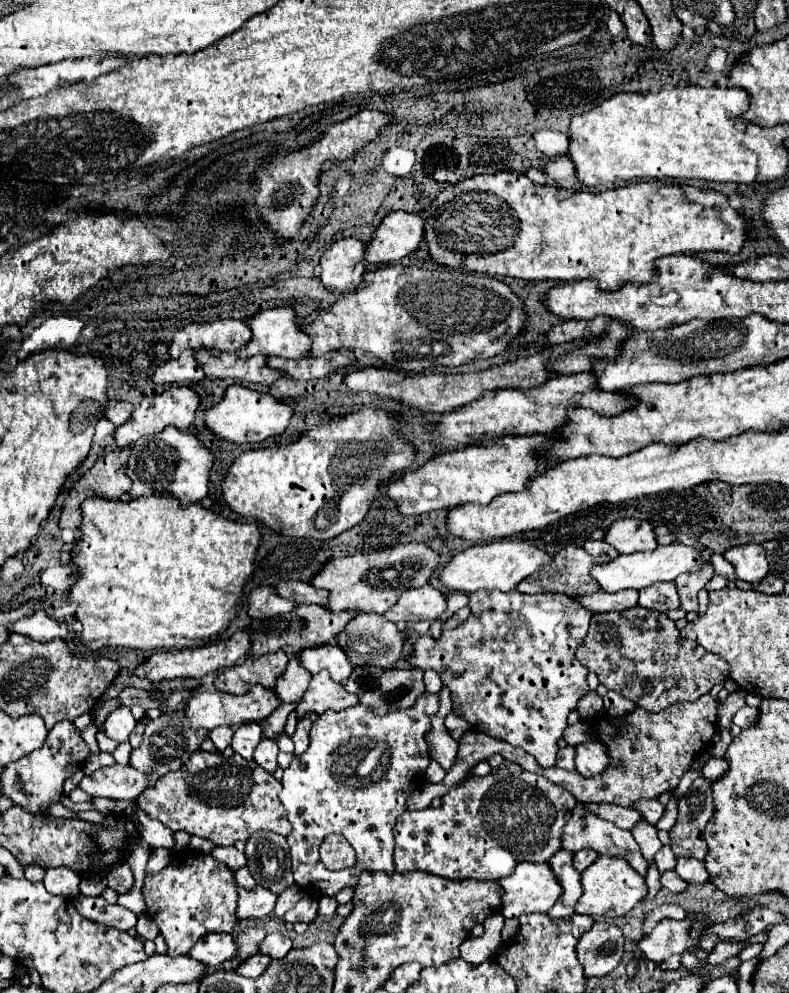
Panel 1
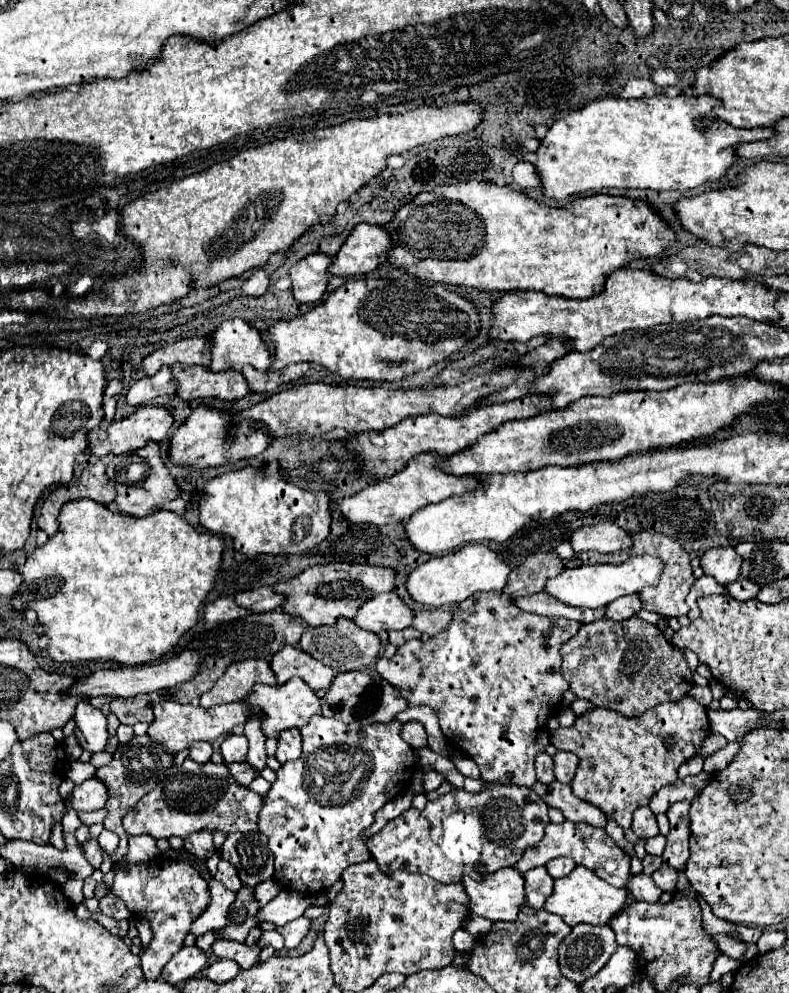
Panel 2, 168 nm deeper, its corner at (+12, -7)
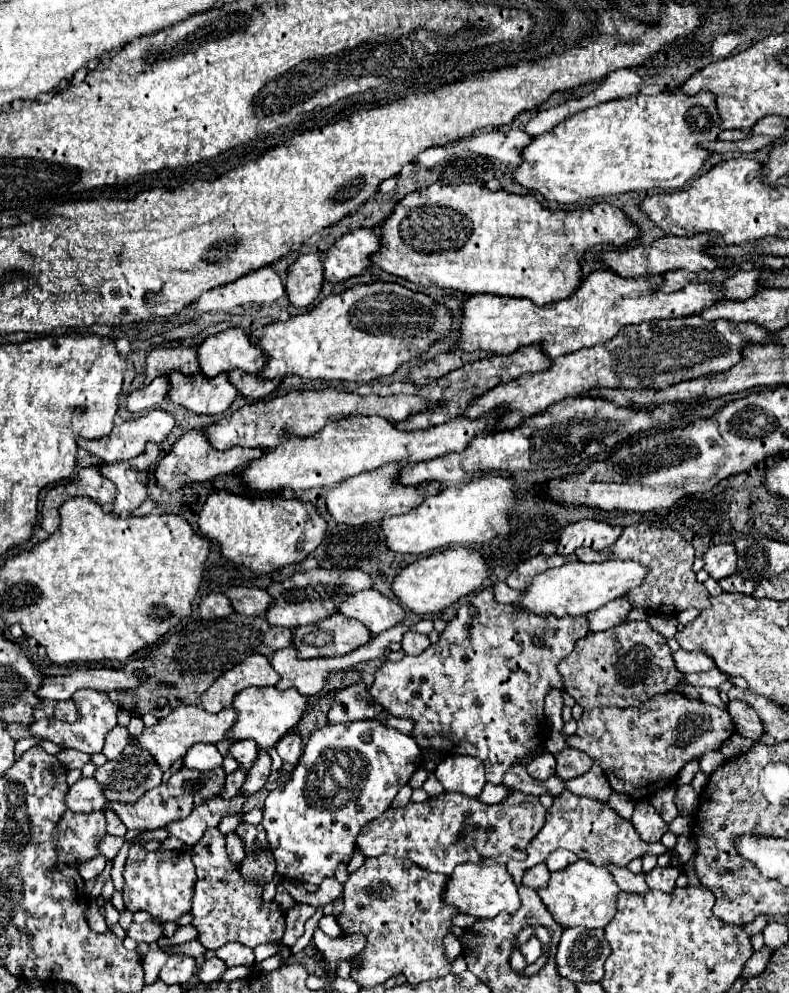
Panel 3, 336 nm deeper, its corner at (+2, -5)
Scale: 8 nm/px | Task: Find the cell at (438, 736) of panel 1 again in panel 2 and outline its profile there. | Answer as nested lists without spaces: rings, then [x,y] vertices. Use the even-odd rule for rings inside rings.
[[[418,721],[406,723],[406,725],[402,727],[402,733],[400,733],[400,735],[402,735],[402,739],[404,739],[410,747],[414,747],[414,749],[422,749],[422,747],[428,745],[428,733],[426,733],[424,725],[418,723]]]

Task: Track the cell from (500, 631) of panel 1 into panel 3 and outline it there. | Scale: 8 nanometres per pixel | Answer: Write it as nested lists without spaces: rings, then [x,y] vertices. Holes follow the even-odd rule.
[[[486,587],[484,591],[480,591],[478,595],[474,595],[468,603],[460,605],[460,609],[456,611],[456,617],[448,621],[448,627],[446,631],[440,635],[440,641],[430,645],[424,653],[420,655],[404,655],[402,661],[398,663],[392,663],[392,661],[384,661],[378,671],[376,671],[376,679],[374,683],[370,685],[370,695],[372,695],[372,701],[378,703],[388,715],[394,715],[394,717],[402,717],[402,719],[412,719],[414,721],[414,731],[412,731],[412,737],[414,741],[418,743],[420,749],[426,749],[426,751],[436,751],[436,753],[442,753],[442,755],[472,755],[472,757],[478,757],[482,763],[484,763],[484,769],[486,769],[486,779],[494,785],[502,785],[502,779],[504,779],[504,773],[508,771],[508,767],[512,767],[512,763],[516,759],[524,759],[524,763],[528,763],[530,755],[542,747],[548,739],[548,727],[544,727],[544,697],[548,693],[550,687],[558,687],[562,689],[562,677],[558,677],[558,663],[568,657],[576,645],[578,639],[586,637],[588,631],[586,631],[586,619],[584,617],[534,617],[532,613],[518,613],[518,617],[510,617],[510,613],[506,613],[506,605],[498,605],[494,601],[494,593],[490,587]],[[538,635],[542,641],[544,641],[544,647],[536,647],[532,643],[532,637]]]

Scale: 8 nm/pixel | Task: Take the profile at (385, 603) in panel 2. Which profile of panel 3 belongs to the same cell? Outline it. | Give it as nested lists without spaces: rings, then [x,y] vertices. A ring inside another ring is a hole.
[[[376,589],[348,595],[346,601],[336,605],[336,611],[350,619],[358,619],[372,635],[394,627],[404,617],[404,609]]]

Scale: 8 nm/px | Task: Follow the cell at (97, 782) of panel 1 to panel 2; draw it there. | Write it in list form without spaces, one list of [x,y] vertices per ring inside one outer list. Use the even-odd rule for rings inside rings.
[[[98,777],[86,779],[72,789],[72,805],[78,811],[94,811],[104,807],[108,801],[108,787]]]

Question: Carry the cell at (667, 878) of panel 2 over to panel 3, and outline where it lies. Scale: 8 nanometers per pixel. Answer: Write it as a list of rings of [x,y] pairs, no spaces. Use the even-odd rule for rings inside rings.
[[[668,865],[668,867],[656,867],[654,871],[646,873],[646,885],[650,889],[658,889],[658,891],[670,893],[676,887],[678,875],[680,875],[680,871],[676,867],[672,867],[672,865]]]

